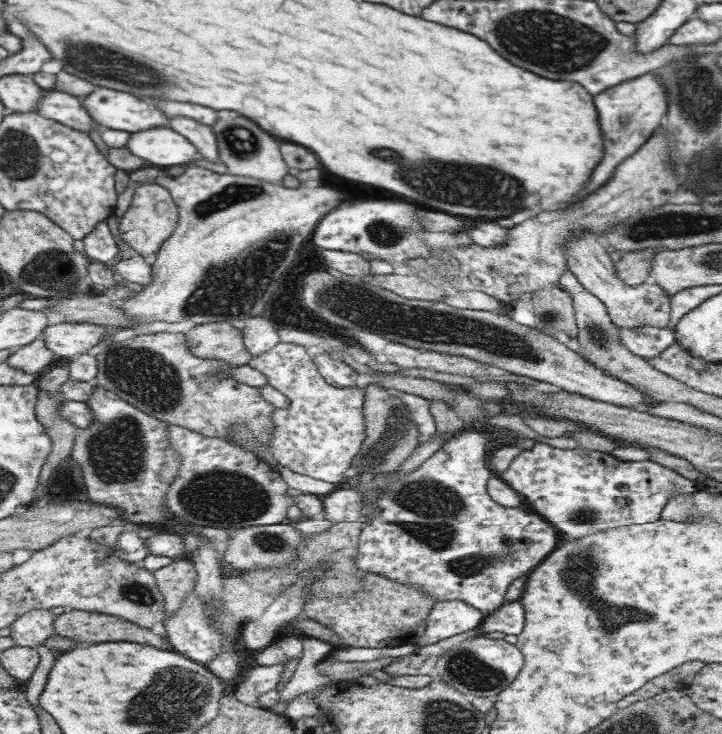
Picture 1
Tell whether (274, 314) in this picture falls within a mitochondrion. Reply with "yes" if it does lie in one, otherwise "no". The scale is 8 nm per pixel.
yes

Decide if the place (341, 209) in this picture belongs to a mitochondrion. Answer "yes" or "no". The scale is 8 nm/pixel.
no

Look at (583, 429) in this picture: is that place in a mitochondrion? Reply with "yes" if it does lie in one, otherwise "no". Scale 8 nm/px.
no

